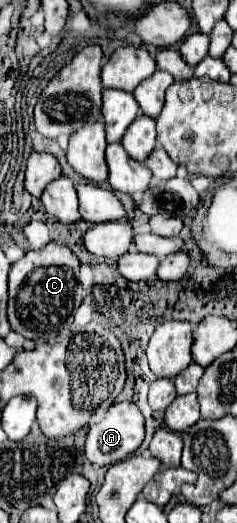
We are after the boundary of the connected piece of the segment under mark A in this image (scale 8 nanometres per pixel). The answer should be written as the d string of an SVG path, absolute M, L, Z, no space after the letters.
M122 401L110 405L96 421L92 421L84 449L86 449L86 457L94 465L112 465L132 455L142 441L144 441L144 417L134 403Z

